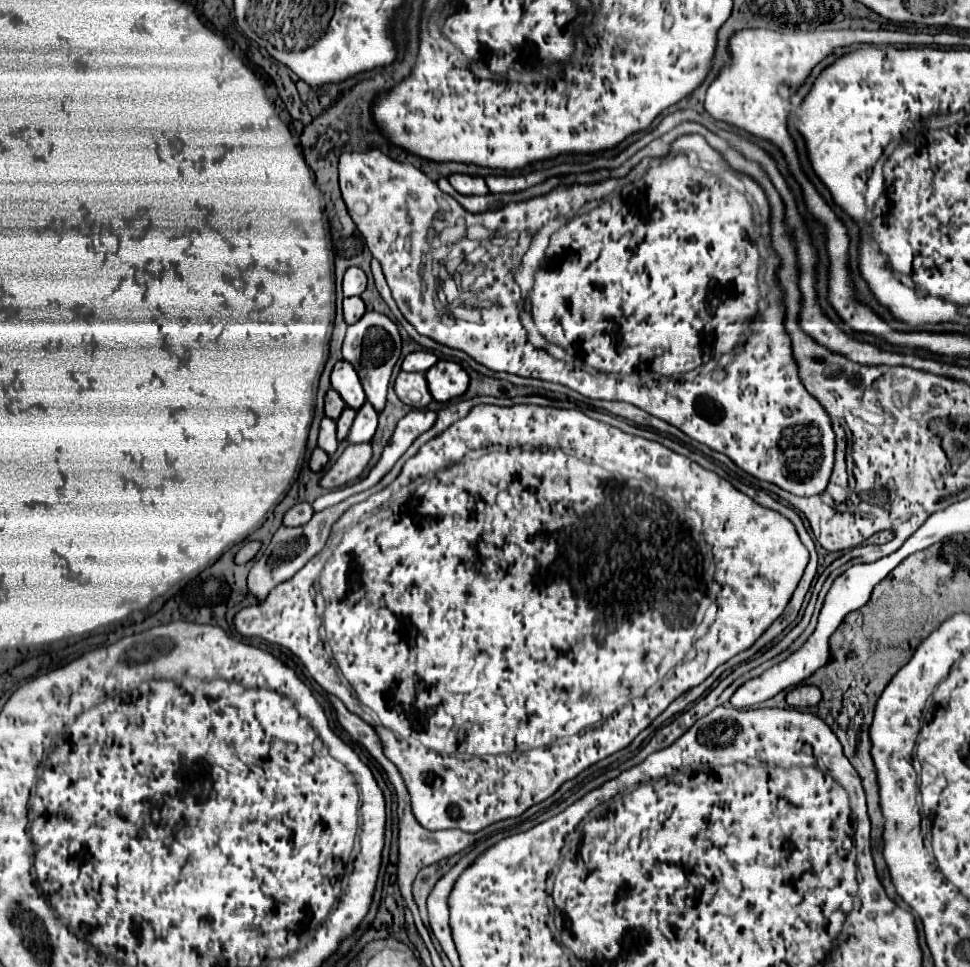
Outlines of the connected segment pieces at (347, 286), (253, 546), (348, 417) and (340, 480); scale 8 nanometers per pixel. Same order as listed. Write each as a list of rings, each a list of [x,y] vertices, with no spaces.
[[[348,268],[342,280],[344,296],[360,296],[366,290],[366,274],[360,268]]]
[[[248,542],[248,544],[244,544],[244,546],[238,550],[238,554],[234,556],[234,562],[236,562],[236,564],[246,564],[248,560],[252,560],[252,558],[256,556],[258,548],[260,548],[260,542]]]
[[[344,408],[342,410],[342,414],[340,414],[340,418],[336,420],[336,428],[338,428],[338,440],[344,440],[346,436],[348,436],[348,432],[350,432],[350,426],[352,426],[352,422],[354,422],[354,410],[352,408]]]
[[[350,444],[342,452],[342,456],[328,468],[328,472],[324,472],[324,476],[320,478],[320,486],[332,490],[356,480],[366,468],[370,456],[372,456],[370,444]]]

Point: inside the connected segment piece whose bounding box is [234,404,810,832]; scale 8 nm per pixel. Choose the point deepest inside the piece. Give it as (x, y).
(471, 638)

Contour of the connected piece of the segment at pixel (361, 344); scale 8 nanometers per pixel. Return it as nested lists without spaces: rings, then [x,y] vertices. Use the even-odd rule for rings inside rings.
[[[366,312],[356,324],[348,326],[346,330],[342,356],[358,372],[360,384],[364,386],[366,402],[370,402],[376,412],[382,412],[386,404],[386,390],[390,384],[392,368],[400,358],[400,346],[402,346],[402,338],[396,324],[380,312]]]

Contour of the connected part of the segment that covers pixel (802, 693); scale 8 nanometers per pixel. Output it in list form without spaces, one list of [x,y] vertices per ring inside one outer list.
[[[800,684],[786,694],[786,702],[792,708],[810,708],[820,702],[820,688],[814,684]]]

